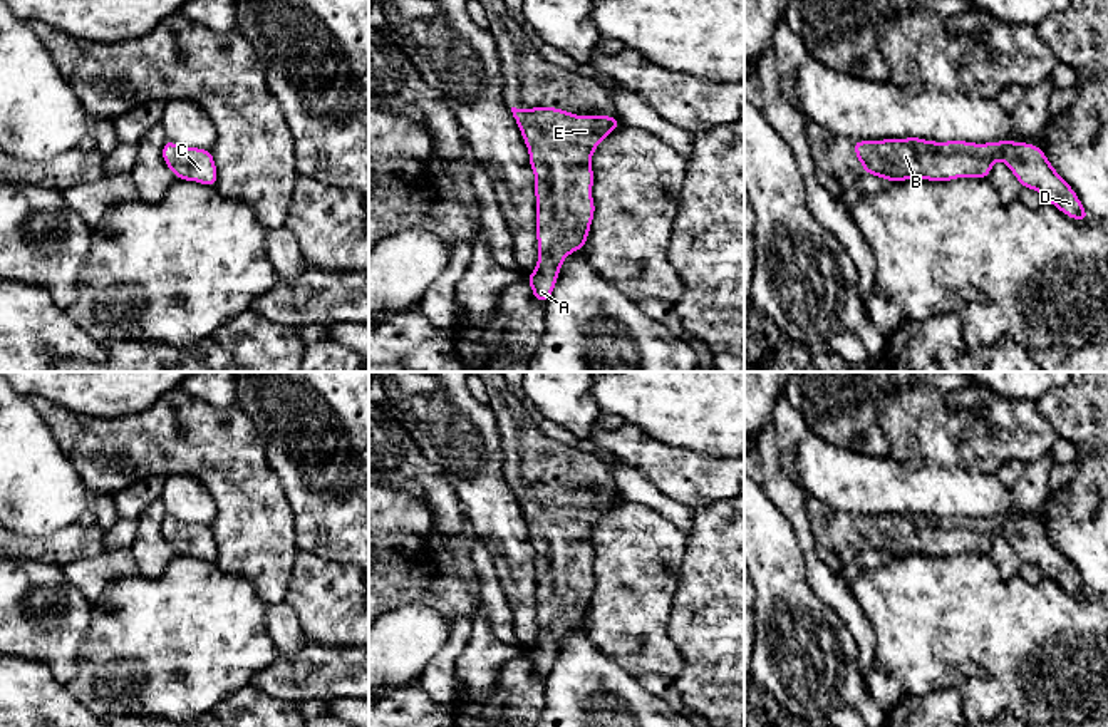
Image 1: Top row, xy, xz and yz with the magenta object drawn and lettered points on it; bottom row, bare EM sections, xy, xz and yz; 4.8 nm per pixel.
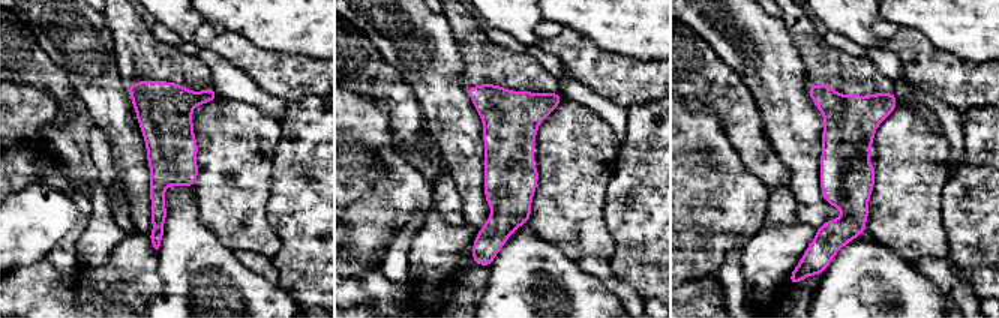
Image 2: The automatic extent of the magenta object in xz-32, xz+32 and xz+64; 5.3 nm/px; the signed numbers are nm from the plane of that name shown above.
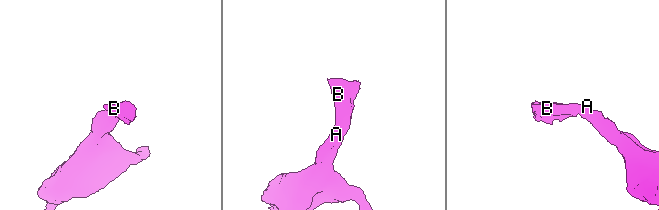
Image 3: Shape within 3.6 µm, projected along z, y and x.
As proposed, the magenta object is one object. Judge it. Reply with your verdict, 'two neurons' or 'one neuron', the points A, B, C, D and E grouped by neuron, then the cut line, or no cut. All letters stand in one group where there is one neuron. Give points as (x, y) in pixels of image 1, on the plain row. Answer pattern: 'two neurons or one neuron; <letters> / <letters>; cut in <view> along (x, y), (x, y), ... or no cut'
one neuron; A B C D E; no cut

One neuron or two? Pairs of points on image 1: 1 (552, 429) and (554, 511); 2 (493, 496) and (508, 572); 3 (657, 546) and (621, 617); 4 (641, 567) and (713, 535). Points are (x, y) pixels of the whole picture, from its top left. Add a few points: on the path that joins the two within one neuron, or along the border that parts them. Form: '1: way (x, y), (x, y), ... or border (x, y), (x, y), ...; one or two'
1: border (537, 424), (547, 436), (575, 448); two
2: way (495, 515), (505, 531), (508, 553); one
3: way (641, 563), (636, 568), (632, 600); one
4: border (686, 536), (686, 550), (676, 585); two

